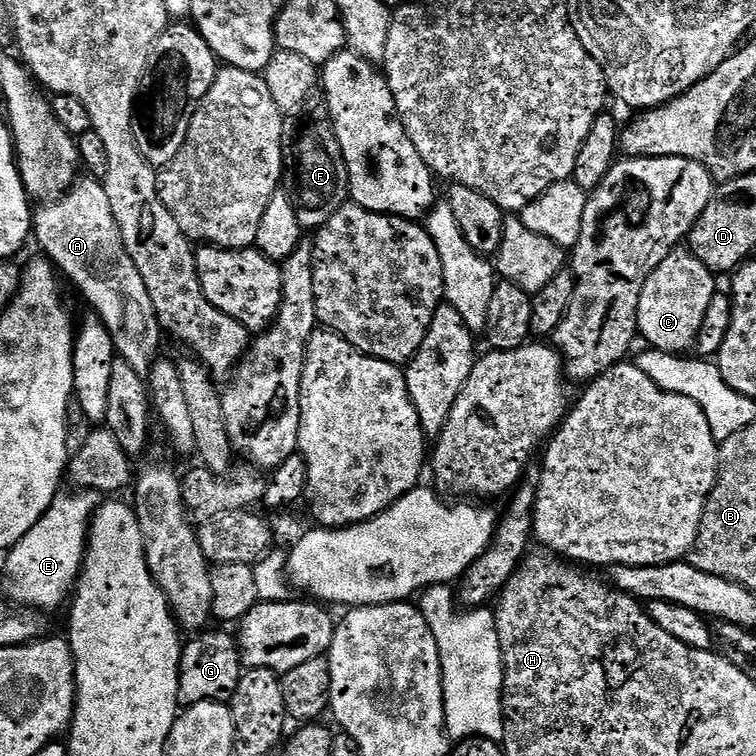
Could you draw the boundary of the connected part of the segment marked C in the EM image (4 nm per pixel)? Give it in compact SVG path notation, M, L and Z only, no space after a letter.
M686 246L673 248L670 255L660 260L642 286L634 321L637 333L659 352L682 354L688 346L695 345L700 334L710 298L718 294L717 277Z

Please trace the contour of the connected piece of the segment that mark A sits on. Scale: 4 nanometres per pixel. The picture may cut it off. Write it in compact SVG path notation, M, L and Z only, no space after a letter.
M43 127L40 140L34 144L35 150L52 152L40 160L40 173L35 173L34 185L27 191L29 197L40 201L34 212L34 240L40 243L40 248L61 273L64 272L76 283L77 288L86 299L92 303L97 312L99 323L103 324L113 340L115 355L125 360L141 378L147 377L152 371L157 359L156 351L160 348L160 332L162 336L162 321L156 317L156 303L146 290L146 282L142 282L142 274L138 274L138 266L134 266L132 256L126 250L120 227L111 213L107 190L99 179L84 180L76 189L70 192L74 177L80 166L80 152L75 144L73 135L65 130L52 131Z

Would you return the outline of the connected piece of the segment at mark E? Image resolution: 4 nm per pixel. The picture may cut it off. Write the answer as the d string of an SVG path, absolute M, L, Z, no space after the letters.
M80 490L77 496L57 495L48 512L7 553L8 572L13 584L8 592L17 600L17 605L32 610L56 608L73 591L84 563L86 537L90 532L90 517L98 507L98 500L91 491Z

